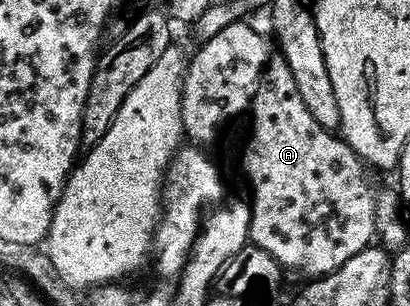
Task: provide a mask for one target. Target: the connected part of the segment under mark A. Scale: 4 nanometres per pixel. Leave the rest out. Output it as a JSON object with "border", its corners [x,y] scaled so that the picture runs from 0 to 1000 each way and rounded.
{"border":[[[573,72],[546,85],[517,124],[490,134],[480,147],[473,186],[461,186],[444,239],[444,425],[456,448],[463,444],[476,474],[505,477],[502,471],[554,471],[580,507],[590,549],[600,559],[600,588],[610,598],[610,627],[620,654],[610,667],[610,778],[607,794],[634,817],[654,817],[673,843],[690,879],[717,889],[749,889],[749,905],[773,908],[798,902],[815,889],[849,843],[878,830],[890,810],[905,807],[917,771],[917,673],[922,670],[922,627],[907,592],[893,578],[895,539],[880,510],[854,487],[841,454],[827,451],[817,435],[802,431],[761,373],[751,373],[751,346],[741,346],[741,320],[732,320],[732,294],[722,294],[722,255],[712,255],[712,229],[702,229],[698,196],[685,167],[673,163],[671,147],[641,108],[615,98],[605,72]]]}

